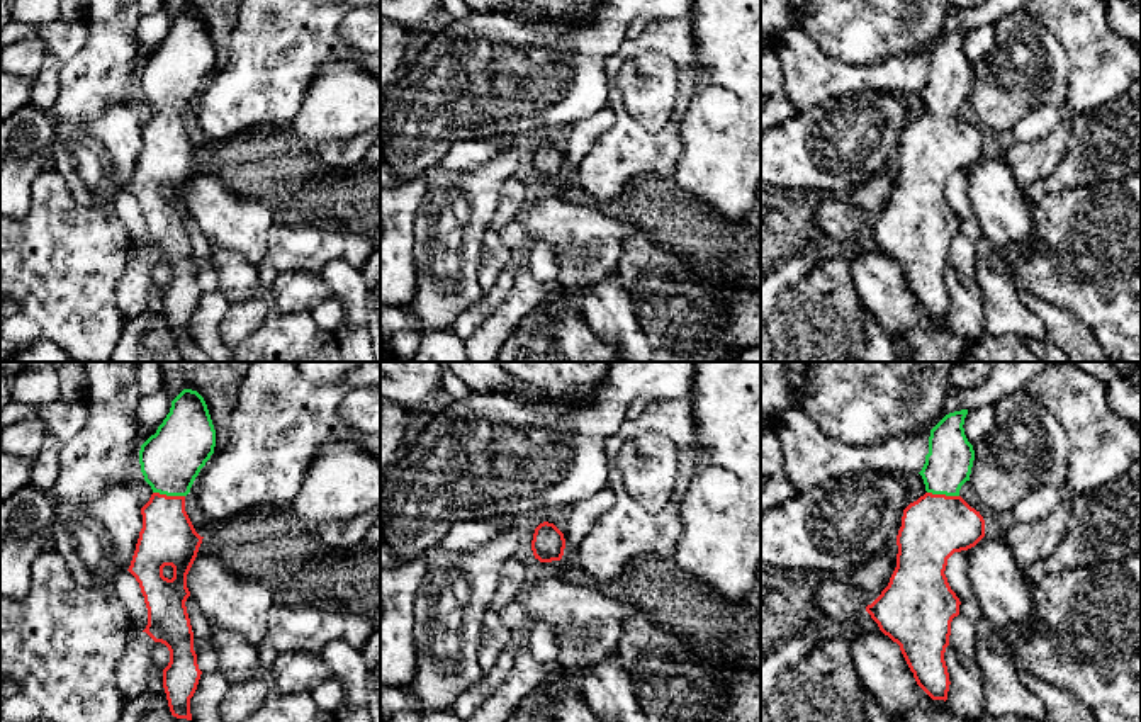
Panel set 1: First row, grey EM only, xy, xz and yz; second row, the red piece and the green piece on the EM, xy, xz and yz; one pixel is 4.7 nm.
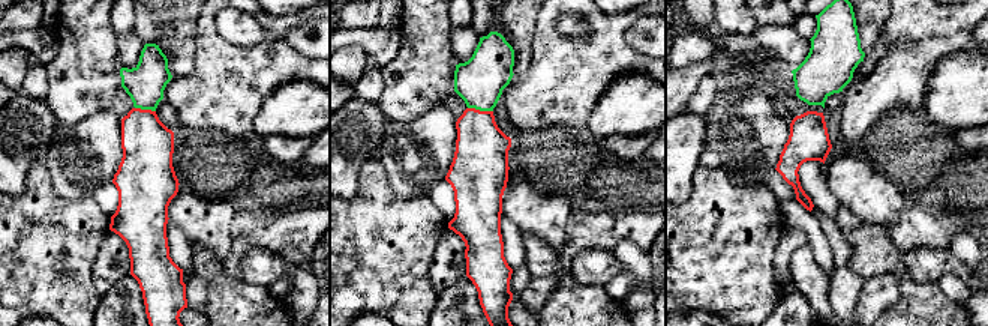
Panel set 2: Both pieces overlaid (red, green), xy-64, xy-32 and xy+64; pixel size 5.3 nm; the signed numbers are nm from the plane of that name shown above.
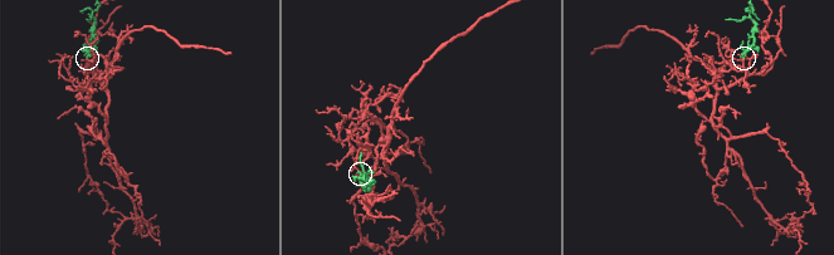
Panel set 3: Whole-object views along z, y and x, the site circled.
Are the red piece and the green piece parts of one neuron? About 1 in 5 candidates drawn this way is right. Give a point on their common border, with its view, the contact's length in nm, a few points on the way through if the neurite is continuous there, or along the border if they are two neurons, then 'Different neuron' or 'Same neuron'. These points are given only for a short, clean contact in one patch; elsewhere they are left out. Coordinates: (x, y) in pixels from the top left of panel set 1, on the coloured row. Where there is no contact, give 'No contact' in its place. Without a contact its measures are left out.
Touches red at xy (168, 496). Shared border 150 nm. Path across: xy (167, 537), (168, 496), (170, 459). Same neuron

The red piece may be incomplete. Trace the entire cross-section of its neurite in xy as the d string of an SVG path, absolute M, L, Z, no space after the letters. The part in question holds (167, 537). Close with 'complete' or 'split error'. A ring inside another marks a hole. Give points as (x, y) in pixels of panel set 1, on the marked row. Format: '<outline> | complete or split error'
M183 389L170 413L139 450L144 481L153 494L141 508L143 528L129 566L148 608L146 632L170 651L163 688L173 717L192 720L190 698L202 671L185 601L187 574L202 539L187 511L185 496L214 454L216 430L204 398Z | split error

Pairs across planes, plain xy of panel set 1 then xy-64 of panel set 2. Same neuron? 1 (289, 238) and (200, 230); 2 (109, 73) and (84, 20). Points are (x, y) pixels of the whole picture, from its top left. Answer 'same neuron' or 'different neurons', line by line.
1: different neurons
2: same neuron

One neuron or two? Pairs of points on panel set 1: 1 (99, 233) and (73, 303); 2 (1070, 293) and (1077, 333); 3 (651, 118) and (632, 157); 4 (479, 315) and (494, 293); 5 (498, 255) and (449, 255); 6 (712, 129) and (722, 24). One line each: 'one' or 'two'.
1: one
2: two
3: two
4: one
5: two
6: one

